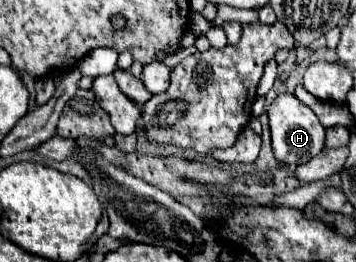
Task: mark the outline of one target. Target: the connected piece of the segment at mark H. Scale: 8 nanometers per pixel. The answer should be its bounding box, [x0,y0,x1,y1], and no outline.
[268,94,324,166]

